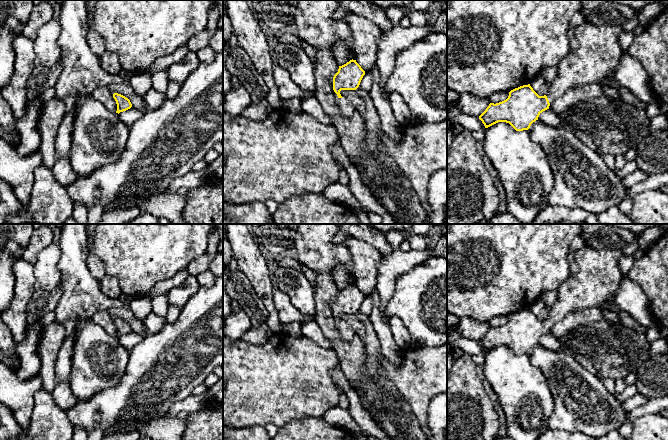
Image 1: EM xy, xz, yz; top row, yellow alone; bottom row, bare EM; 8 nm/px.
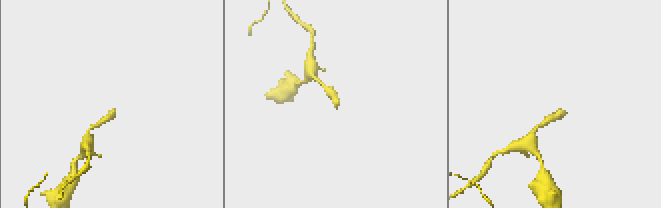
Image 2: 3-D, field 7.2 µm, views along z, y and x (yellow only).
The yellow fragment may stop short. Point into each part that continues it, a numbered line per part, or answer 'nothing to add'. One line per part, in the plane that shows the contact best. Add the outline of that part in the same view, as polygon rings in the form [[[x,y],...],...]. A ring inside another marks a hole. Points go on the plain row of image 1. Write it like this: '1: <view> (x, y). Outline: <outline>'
1: yz (594, 283). Outline: [[[582,246],[574,253],[577,269],[559,285],[558,300],[550,307],[546,320],[551,328],[556,322],[561,321],[569,312],[585,308],[598,307],[616,312],[620,317],[620,323],[640,333],[647,333],[647,329],[634,320],[629,314],[613,306],[615,293],[621,283],[622,274],[618,265],[622,255],[622,249],[595,249],[589,246]]]

